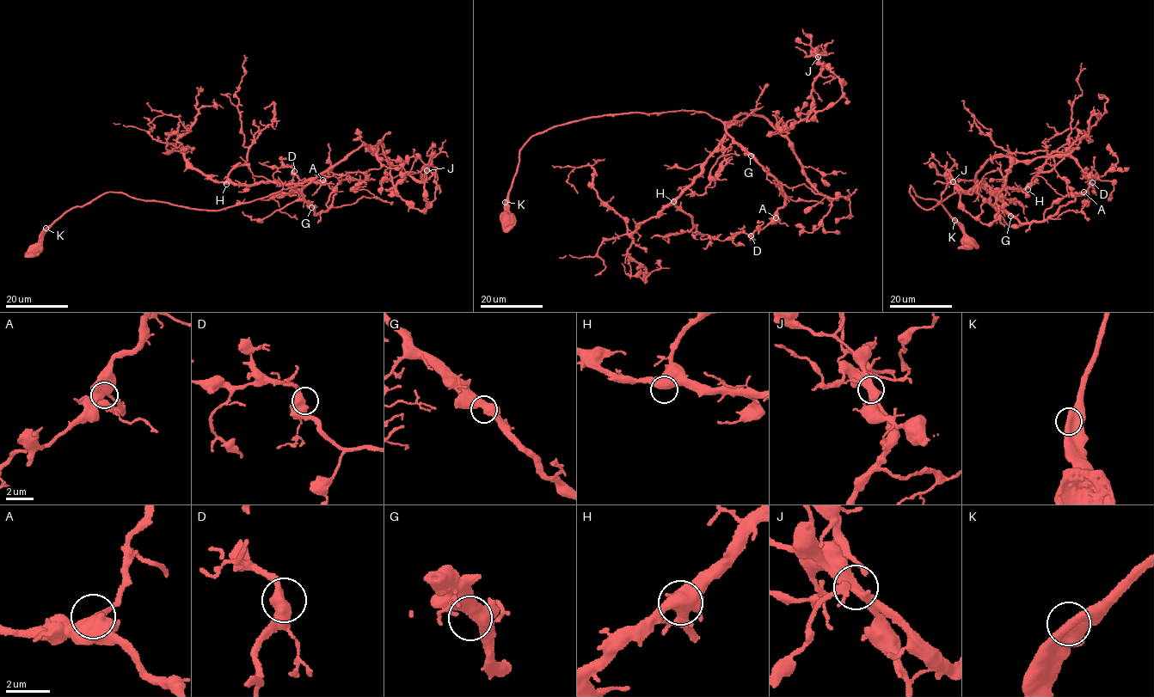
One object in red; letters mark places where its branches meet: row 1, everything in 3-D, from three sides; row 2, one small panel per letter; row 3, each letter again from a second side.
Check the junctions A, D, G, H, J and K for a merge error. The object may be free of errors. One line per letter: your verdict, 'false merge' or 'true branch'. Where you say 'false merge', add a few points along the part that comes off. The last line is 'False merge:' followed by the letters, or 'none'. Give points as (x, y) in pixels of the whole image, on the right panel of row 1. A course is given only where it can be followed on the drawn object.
A: true branch
D: true branch
G: true branch
H: true branch
J: false merge; foreign part runs (952, 180), (965, 192), (985, 184), (997, 198), (1009, 205)
K: true branch
False merge: J

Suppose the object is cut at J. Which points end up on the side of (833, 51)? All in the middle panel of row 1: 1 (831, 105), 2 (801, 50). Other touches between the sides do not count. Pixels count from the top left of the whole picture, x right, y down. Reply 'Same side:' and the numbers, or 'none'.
Same side: 2

